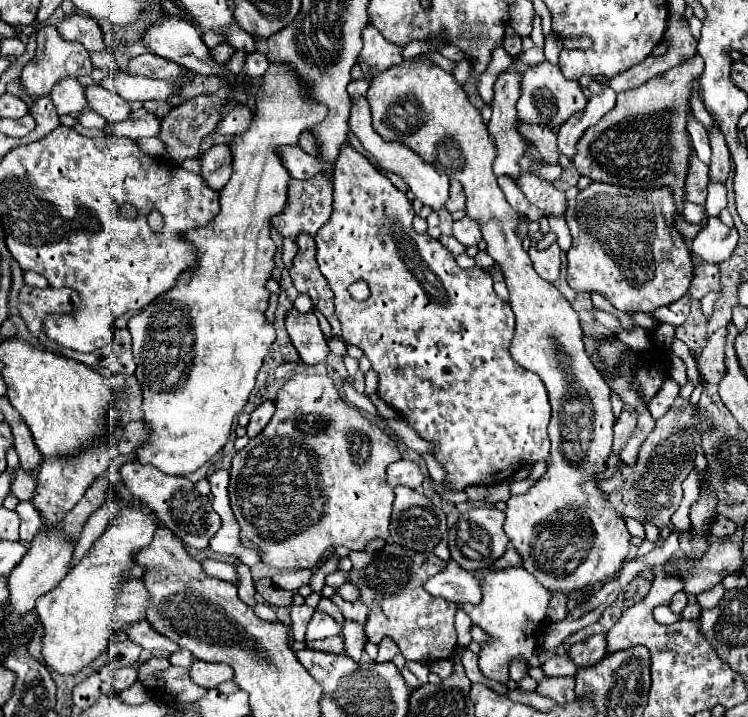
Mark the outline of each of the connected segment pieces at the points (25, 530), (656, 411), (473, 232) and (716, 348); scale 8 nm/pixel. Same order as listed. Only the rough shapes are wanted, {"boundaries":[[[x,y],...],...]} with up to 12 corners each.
{"boundaries":[[[27,501],[15,509],[21,517],[19,535],[23,543],[41,529],[39,511]],[[667,377],[649,401],[655,419],[663,417],[679,395],[679,385]],[[463,217],[453,223],[453,237],[465,245],[479,245],[477,221]],[[725,329],[715,331],[697,357],[703,383],[725,375]]]}

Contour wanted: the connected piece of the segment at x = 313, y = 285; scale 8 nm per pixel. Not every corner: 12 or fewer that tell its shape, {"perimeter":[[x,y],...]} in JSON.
{"perimeter":[[297,237],[297,255],[289,269],[299,293],[341,335],[333,293],[315,261],[315,239]]}

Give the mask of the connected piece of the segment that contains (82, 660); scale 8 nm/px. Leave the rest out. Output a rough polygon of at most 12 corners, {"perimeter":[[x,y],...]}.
{"perimeter":[[123,505],[61,585],[37,599],[41,655],[77,675],[157,517]]}

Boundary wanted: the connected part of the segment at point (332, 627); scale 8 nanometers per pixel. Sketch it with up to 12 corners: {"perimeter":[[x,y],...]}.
{"perimeter":[[315,611],[307,627],[307,641],[341,635],[331,615]]}

